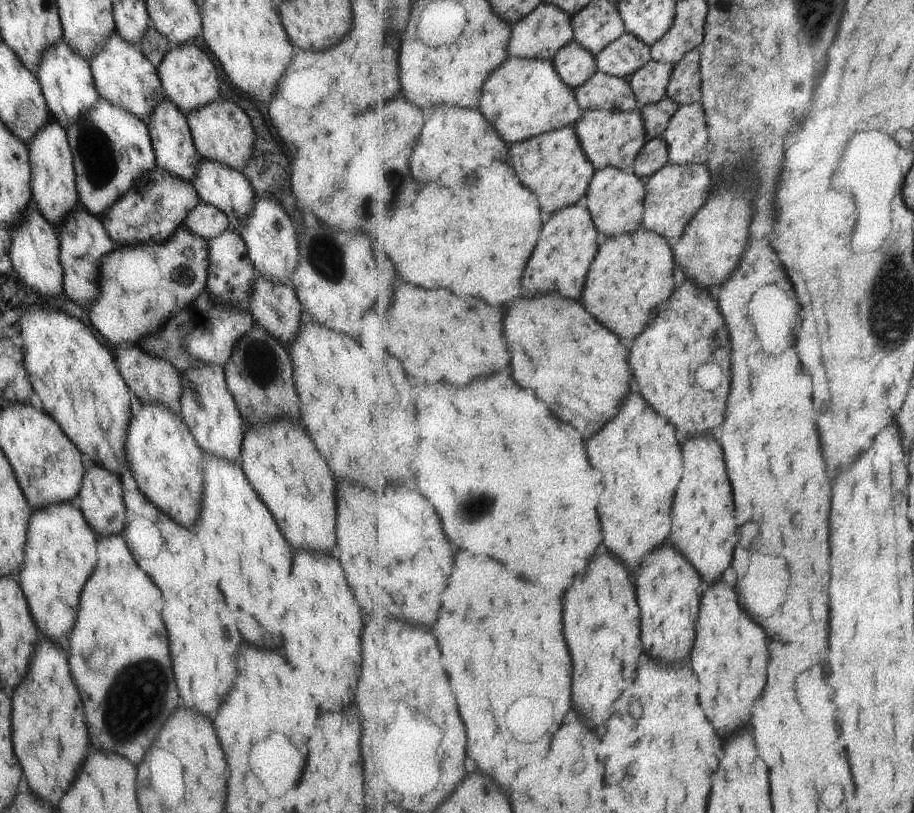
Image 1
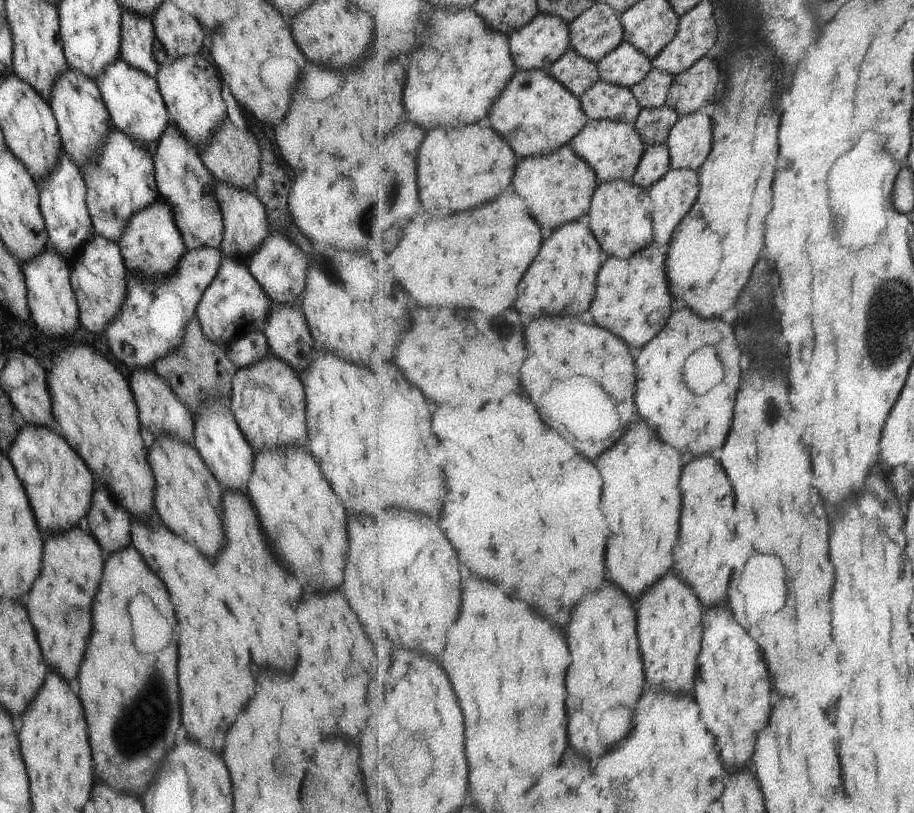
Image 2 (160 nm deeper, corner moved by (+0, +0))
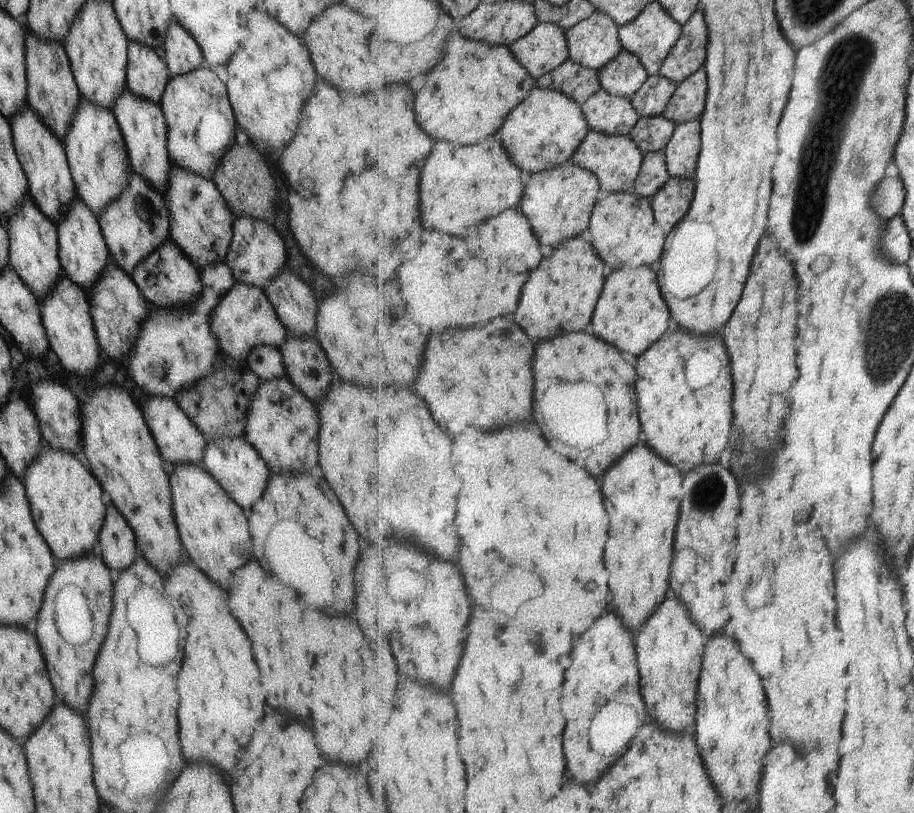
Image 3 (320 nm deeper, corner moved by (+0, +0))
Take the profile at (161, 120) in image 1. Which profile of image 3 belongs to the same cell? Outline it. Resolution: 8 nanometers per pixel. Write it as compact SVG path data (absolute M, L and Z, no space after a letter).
M171 165L168 184L163 194L168 208L169 240L173 241L197 270L217 261L224 262L229 243L232 239L232 222L237 216L229 210L226 202L212 180L195 175L194 172Z

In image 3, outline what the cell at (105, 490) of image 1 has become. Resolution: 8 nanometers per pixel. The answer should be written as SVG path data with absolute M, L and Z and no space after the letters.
M105 506L105 516L98 532L97 551L109 570L124 571L138 556L133 531L113 506Z

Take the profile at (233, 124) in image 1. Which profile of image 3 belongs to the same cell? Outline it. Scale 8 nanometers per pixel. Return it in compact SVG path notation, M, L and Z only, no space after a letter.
M249 141L244 146L233 143L222 156L211 180L221 193L229 210L237 217L270 221L278 208L278 188L262 153Z

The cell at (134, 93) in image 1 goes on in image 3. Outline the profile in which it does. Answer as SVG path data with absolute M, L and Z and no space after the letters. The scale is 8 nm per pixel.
M125 88L109 110L123 137L131 172L137 173L152 189L163 195L168 187L168 172L172 164L166 149L167 128L160 105L138 99Z

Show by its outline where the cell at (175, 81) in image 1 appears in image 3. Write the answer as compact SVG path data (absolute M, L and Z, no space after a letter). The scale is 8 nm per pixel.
M209 67L168 78L160 98L167 128L166 149L173 166L211 180L225 151L235 142L236 120L226 86Z

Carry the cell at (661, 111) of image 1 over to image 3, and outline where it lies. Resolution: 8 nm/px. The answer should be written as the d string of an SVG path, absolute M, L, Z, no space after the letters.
M664 115L641 117L640 122L631 131L630 137L645 154L665 152L665 147L674 135L676 126L676 122Z

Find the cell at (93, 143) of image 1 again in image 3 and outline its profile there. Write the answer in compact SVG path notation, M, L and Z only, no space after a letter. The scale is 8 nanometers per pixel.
M130 172L128 185L97 215L109 258L129 276L136 264L169 240L169 217L166 205L167 202L162 194L152 189L137 173Z

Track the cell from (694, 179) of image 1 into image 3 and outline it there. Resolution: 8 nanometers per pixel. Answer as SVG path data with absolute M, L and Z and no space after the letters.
M671 177L652 198L652 207L661 228L669 234L688 214L695 194L695 181Z

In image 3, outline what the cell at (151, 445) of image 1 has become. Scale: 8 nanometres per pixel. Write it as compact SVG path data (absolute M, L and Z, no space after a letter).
M191 463L174 465L173 474L168 476L171 491L172 511L179 538L191 560L221 588L229 588L233 584L233 572L241 568L251 554L251 536L247 530L245 516L241 507L229 498L229 495L215 482L215 479L201 467Z

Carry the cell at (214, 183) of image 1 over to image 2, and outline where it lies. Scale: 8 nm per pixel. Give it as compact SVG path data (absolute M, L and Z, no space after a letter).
M214 182L213 194L222 214L223 234L219 251L225 257L246 260L259 248L269 232L265 207L253 190L238 189L227 183Z

